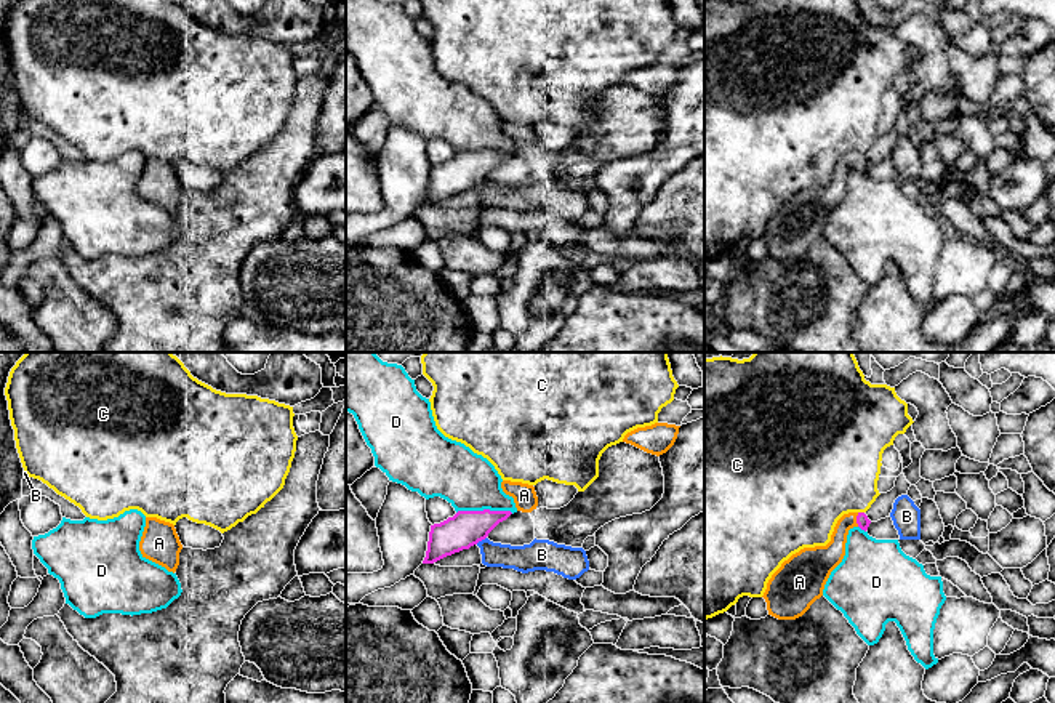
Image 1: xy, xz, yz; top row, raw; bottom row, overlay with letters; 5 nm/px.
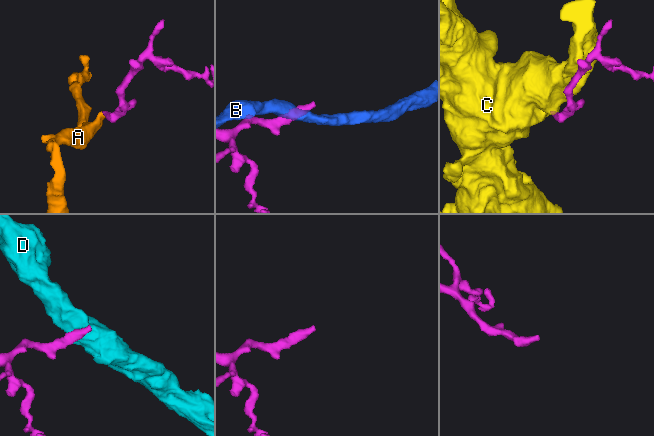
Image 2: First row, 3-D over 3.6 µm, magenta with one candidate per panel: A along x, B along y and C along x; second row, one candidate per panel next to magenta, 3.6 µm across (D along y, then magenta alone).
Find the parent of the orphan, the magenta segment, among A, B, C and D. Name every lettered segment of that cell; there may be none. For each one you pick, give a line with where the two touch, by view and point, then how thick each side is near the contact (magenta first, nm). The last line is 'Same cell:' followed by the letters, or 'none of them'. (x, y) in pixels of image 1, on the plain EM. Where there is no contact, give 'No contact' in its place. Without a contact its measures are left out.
A: Touches magenta at yz (857, 160). Thickness 70 nm (magenta) against 130 nm
Same cell: A

